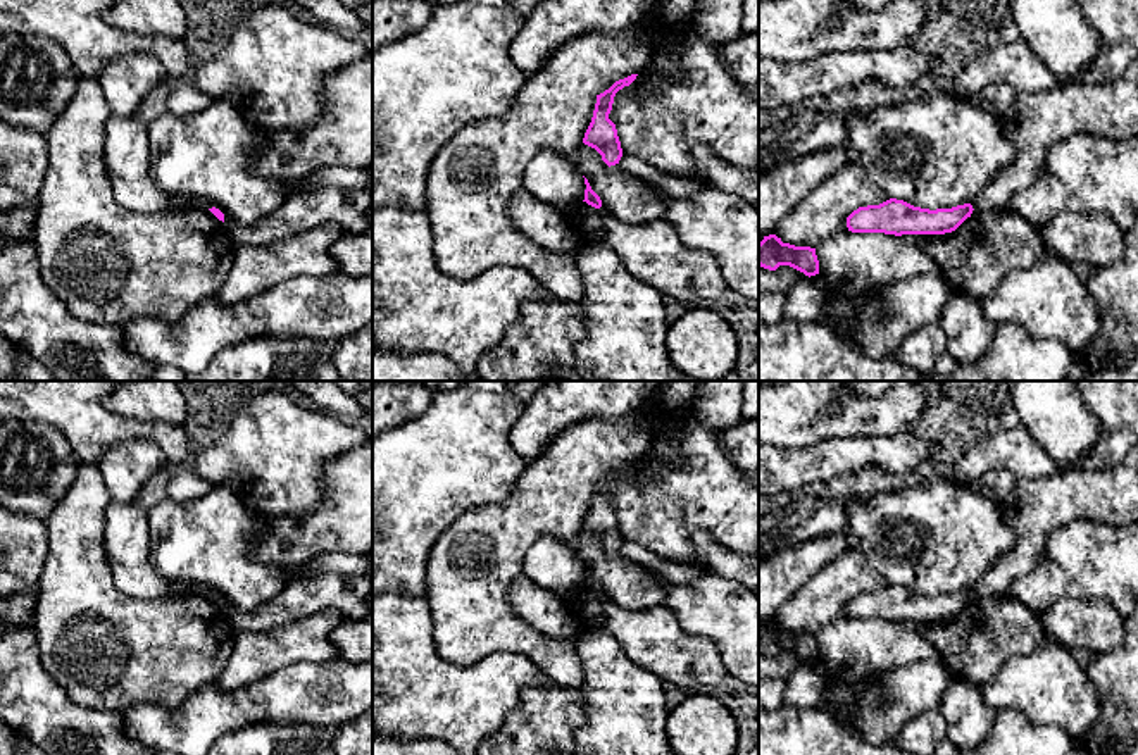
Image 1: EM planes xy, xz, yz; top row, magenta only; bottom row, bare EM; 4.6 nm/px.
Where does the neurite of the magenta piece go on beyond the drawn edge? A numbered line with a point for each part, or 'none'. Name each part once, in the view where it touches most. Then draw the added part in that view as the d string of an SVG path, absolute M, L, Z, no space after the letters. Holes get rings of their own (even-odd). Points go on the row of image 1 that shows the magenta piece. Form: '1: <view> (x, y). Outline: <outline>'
none

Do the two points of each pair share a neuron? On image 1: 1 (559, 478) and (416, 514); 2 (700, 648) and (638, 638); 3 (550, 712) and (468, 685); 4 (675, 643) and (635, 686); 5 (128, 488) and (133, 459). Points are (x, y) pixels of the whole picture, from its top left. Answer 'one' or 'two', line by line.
1: two
2: one
3: two
4: two
5: one

